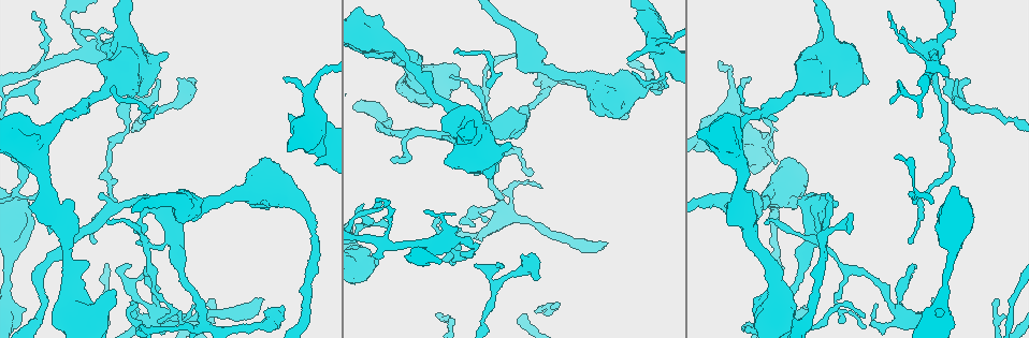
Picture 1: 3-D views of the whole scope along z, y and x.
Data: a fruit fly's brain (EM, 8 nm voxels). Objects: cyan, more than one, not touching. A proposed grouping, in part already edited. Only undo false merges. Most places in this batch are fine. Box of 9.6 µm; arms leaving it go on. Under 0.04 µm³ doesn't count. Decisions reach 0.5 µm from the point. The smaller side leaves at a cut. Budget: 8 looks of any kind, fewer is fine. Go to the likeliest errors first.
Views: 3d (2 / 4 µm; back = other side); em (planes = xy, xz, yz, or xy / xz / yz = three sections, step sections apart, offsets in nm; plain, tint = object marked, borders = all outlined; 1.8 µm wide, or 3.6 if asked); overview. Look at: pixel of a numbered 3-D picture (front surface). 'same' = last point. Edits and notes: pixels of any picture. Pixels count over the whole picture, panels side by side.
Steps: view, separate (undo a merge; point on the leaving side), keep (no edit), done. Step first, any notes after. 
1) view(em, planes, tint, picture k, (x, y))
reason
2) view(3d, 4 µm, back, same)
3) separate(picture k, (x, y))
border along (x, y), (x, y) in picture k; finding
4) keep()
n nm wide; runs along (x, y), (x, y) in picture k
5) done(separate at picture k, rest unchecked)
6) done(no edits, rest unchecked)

view(3d, 4 µm, picture 1, (776, 184))
four arms meet

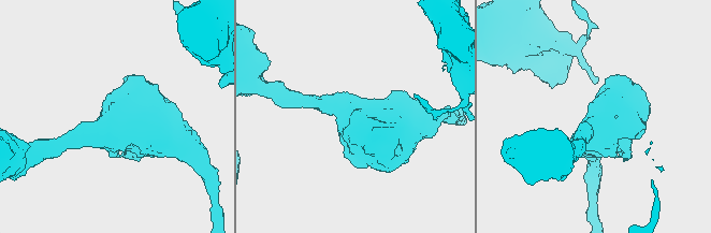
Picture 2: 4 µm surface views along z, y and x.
view(em, 3.6 µm, xy, step 8, tint, picture 2, (124, 122))

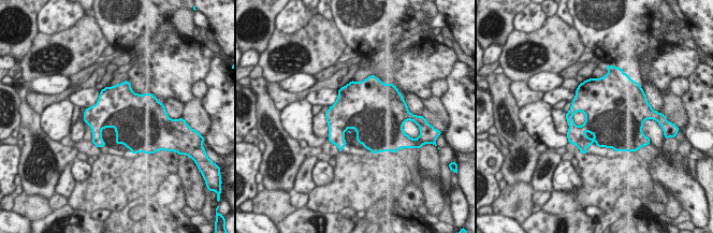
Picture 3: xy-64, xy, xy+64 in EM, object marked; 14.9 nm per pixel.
keep()
one neuron here

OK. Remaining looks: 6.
view(em, 3.6 µm, planes, tint, picture 1, (507, 215))
four or more arms meet

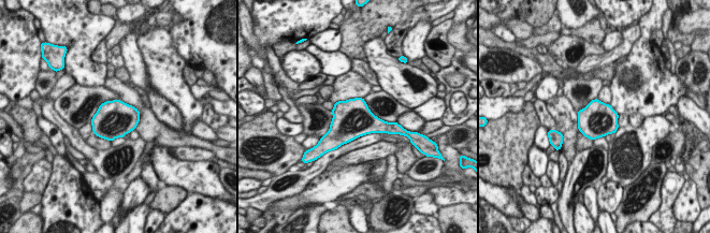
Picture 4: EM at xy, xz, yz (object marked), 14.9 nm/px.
keep()
all the same neuron

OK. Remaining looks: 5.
view(em, yz, step 16, tint, picture 1, (181, 102))

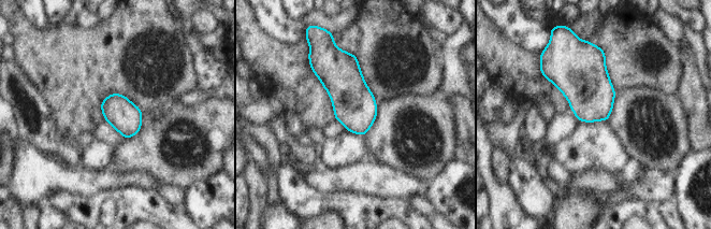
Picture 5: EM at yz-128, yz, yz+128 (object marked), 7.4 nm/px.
keep()
continuous, no second neuron

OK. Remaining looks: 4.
done(no edits, rest unchecked)

